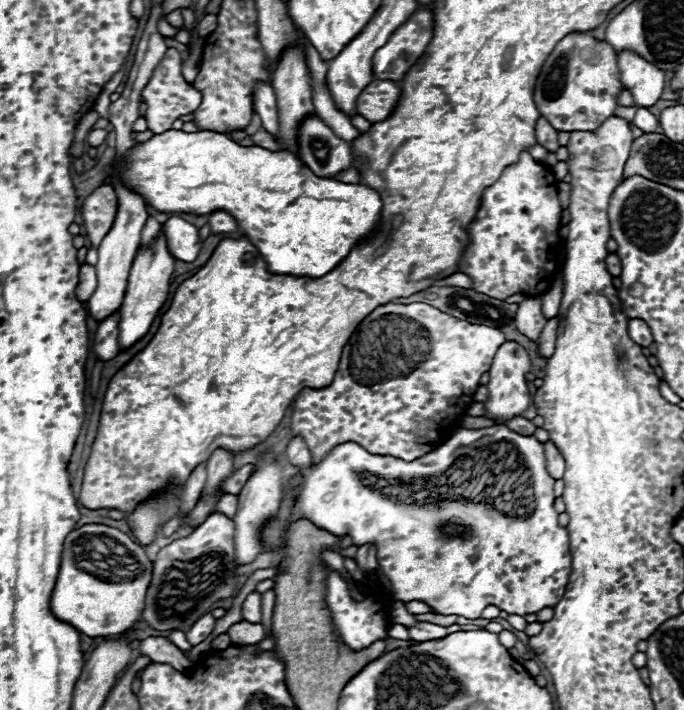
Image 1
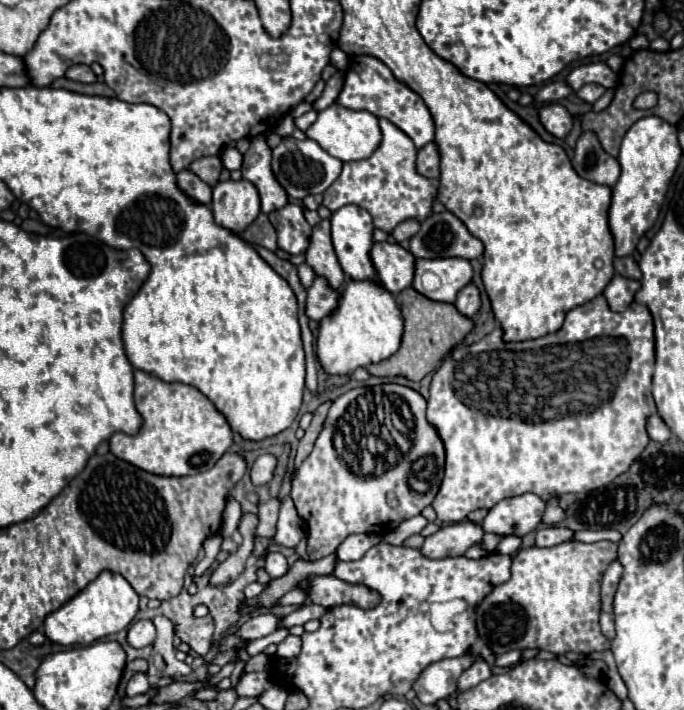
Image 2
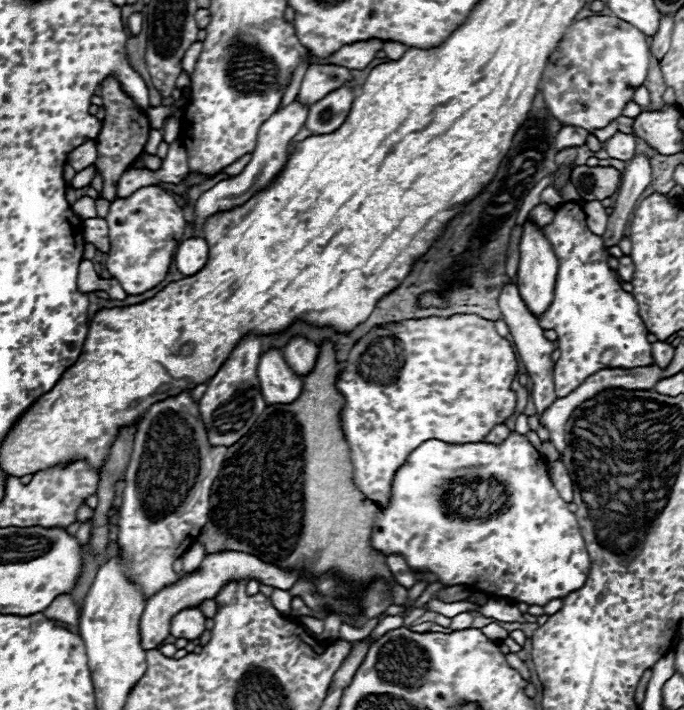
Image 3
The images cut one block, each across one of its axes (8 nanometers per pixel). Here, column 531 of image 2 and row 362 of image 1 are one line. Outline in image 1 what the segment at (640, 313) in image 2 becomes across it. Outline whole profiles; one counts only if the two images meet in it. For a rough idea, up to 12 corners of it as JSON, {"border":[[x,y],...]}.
{"border":[[424,302],[378,306],[326,388],[334,446],[410,462],[458,430],[506,336]]}

